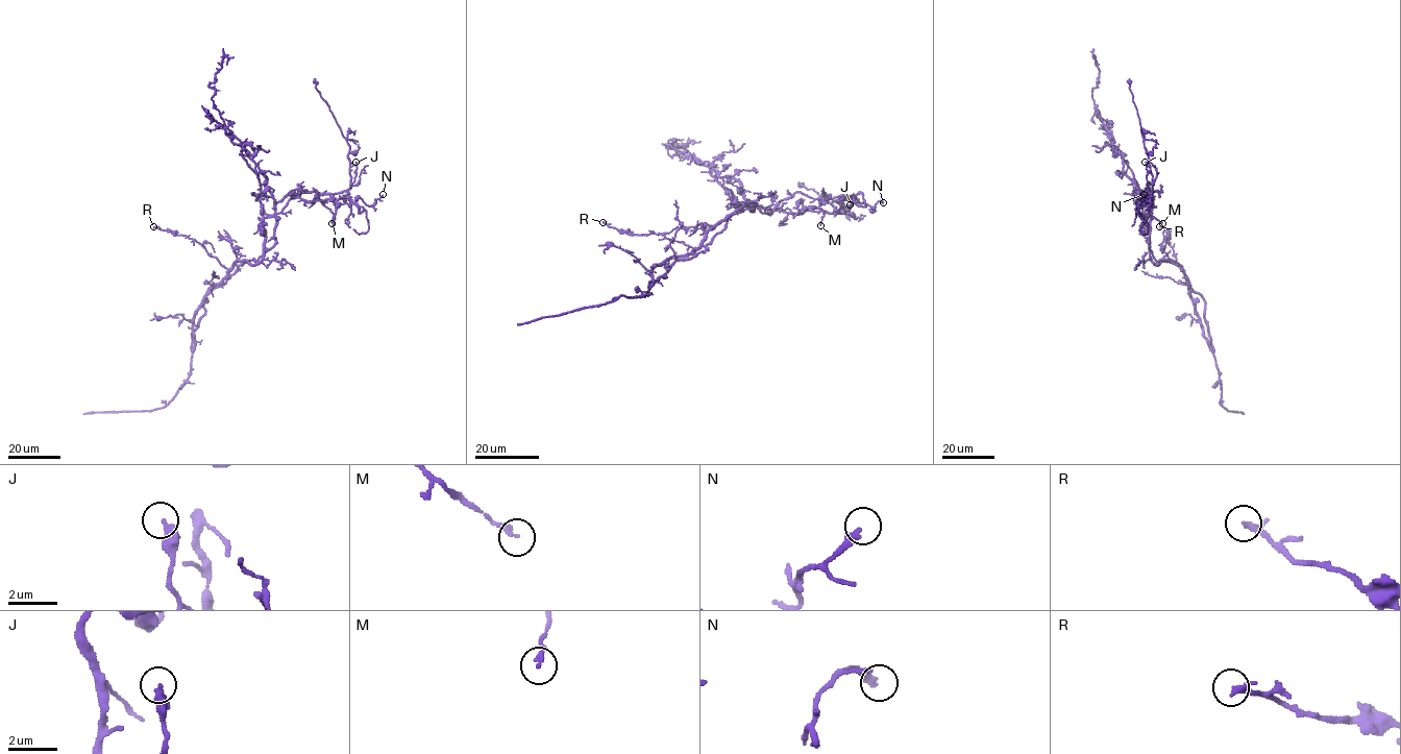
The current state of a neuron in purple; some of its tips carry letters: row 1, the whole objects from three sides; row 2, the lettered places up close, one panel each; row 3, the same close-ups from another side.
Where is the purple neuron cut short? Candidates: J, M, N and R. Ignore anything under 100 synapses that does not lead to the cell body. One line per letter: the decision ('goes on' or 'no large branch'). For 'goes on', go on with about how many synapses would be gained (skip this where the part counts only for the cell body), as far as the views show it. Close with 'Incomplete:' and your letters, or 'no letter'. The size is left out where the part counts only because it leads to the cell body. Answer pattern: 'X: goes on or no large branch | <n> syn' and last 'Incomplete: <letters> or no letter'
J: no large branch
M: no large branch
N: no large branch
R: no large branch
Incomplete: no letter

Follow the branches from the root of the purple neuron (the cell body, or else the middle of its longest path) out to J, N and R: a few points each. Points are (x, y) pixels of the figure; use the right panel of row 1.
J: (1165, 260), (1157, 261), (1149, 248), (1147, 198), (1153, 192), (1148, 193), (1145, 162)
N: (1165, 260), (1157, 261), (1149, 248), (1148, 195), (1135, 201), (1150, 205), (1144, 194)
R: (1165, 260), (1179, 264), (1180, 269), (1168, 241), (1170, 235), (1159, 226)

